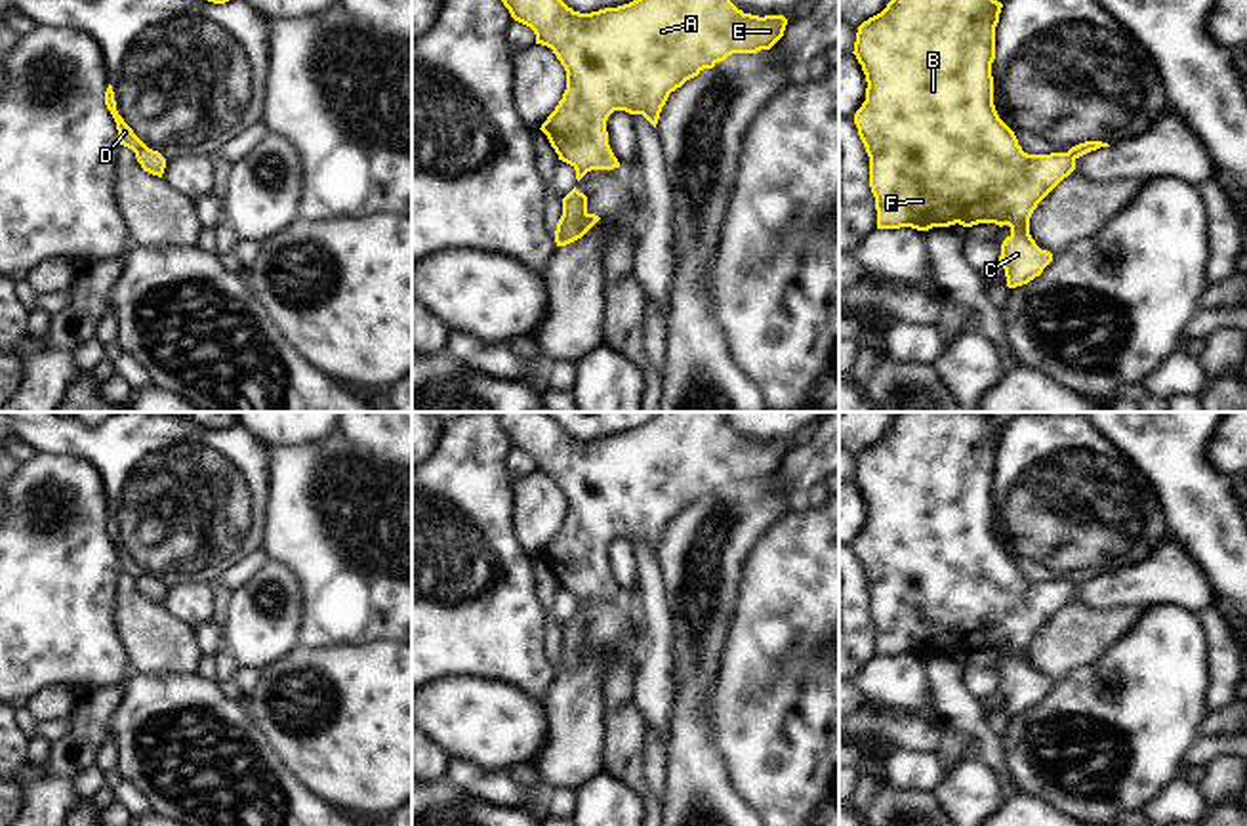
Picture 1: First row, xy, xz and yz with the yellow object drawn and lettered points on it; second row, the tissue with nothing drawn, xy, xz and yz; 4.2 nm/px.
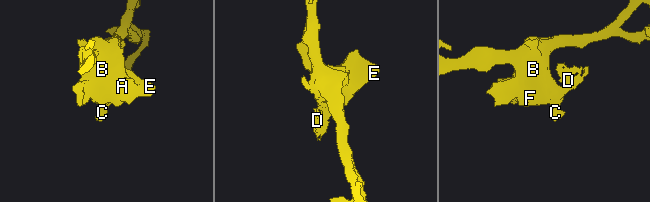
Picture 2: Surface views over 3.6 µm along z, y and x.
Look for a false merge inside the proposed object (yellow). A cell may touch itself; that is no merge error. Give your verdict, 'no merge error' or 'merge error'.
merge error

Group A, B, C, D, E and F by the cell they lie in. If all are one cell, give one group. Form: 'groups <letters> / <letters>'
groups A B C E F / D

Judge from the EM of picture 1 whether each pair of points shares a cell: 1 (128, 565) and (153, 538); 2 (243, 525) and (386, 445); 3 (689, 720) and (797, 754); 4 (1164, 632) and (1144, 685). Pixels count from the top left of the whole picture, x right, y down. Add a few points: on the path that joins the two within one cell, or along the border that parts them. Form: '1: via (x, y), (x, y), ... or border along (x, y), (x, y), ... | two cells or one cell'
1: via (134, 559), (147, 544) | one cell
2: border along (269, 470), (265, 533), (260, 546) | two cells
3: border along (714, 681), (706, 697), (704, 722), (723, 767) | two cells
4: via (1164, 645), (1158, 672) | one cell

